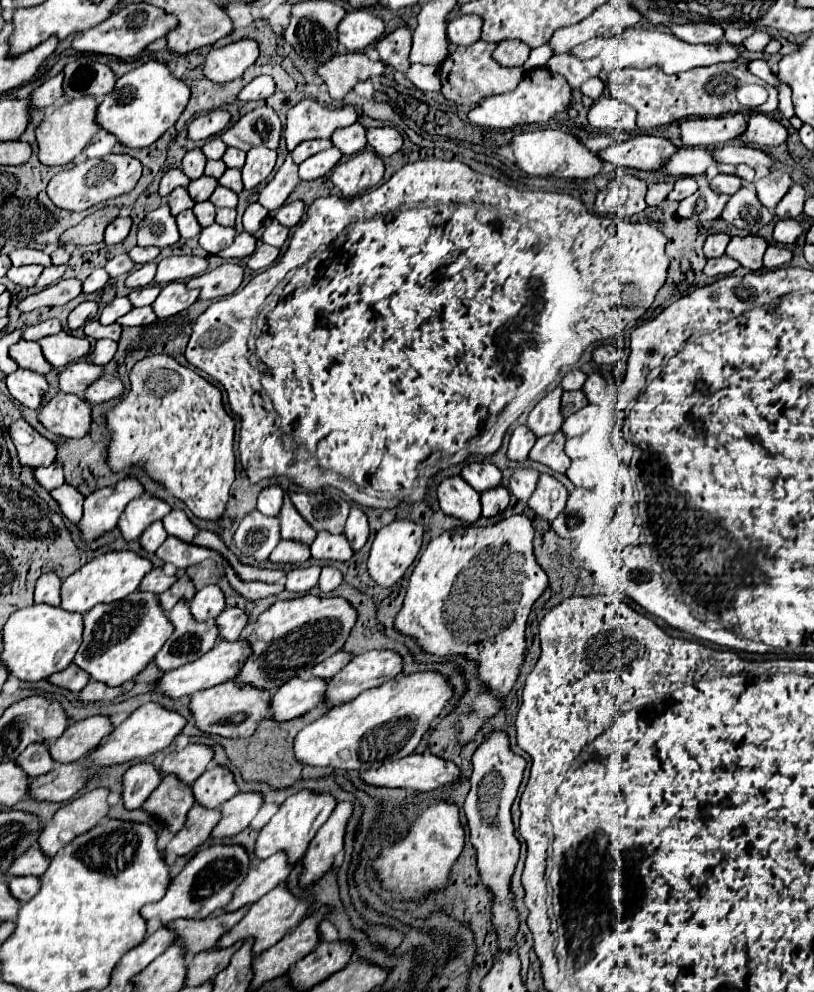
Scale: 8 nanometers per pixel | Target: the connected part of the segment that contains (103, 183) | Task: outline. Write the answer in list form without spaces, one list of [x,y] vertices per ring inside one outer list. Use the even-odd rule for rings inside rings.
[[[108,154],[102,160],[86,160],[82,164],[76,164],[68,170],[58,172],[50,180],[46,192],[56,206],[80,212],[80,210],[92,208],[100,202],[106,202],[110,198],[130,192],[136,186],[136,182],[140,180],[140,174],[142,174],[142,164],[136,158],[132,158],[130,154]]]

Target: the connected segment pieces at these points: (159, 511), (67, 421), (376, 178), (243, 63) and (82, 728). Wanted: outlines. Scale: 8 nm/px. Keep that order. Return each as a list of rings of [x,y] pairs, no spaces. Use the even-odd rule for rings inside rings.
[[[146,492],[126,506],[124,514],[120,516],[118,528],[126,540],[134,540],[140,538],[140,532],[144,532],[148,524],[152,524],[154,520],[162,520],[168,512],[170,506],[164,500]]]
[[[56,394],[42,404],[40,422],[54,434],[66,438],[80,438],[90,432],[92,406],[76,394]]]
[[[358,152],[350,160],[340,162],[332,170],[332,182],[342,190],[344,198],[354,198],[374,188],[384,176],[384,162],[374,152]]]
[[[238,40],[224,48],[214,48],[206,56],[204,62],[204,74],[206,78],[224,84],[234,78],[240,78],[248,66],[256,62],[260,56],[258,44],[254,40]]]
[[[90,716],[84,720],[74,722],[66,728],[66,732],[50,744],[52,758],[58,762],[74,762],[82,756],[88,756],[104,736],[108,736],[114,730],[114,724],[110,716]]]

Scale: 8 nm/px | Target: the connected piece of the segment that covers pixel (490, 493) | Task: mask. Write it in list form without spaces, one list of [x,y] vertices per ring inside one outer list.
[[[496,486],[482,492],[482,516],[496,516],[510,502],[510,492],[504,486]]]

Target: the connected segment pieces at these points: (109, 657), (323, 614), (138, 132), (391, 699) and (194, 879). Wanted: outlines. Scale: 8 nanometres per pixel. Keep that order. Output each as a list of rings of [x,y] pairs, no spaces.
[[[136,590],[124,600],[98,604],[84,614],[84,642],[76,652],[74,662],[86,670],[92,680],[118,686],[140,674],[160,652],[172,632],[174,626],[160,606],[158,594]]]
[[[304,594],[292,600],[278,600],[260,614],[252,632],[246,636],[252,644],[252,656],[246,660],[236,680],[276,692],[284,682],[304,674],[320,660],[338,652],[354,628],[356,616],[356,608],[352,608],[352,604],[344,598]]]
[[[150,60],[116,80],[114,92],[104,96],[98,104],[96,122],[114,134],[118,142],[130,148],[146,148],[176,124],[188,100],[190,86],[186,86],[182,78],[176,78],[164,62]]]
[[[424,670],[402,674],[396,680],[358,694],[354,700],[332,708],[308,724],[294,740],[294,754],[300,762],[312,766],[360,772],[380,768],[388,760],[400,760],[412,754],[452,696],[454,688],[442,672]]]
[[[214,844],[192,856],[184,870],[172,880],[166,896],[160,902],[148,904],[142,908],[146,920],[158,918],[162,924],[168,924],[176,918],[206,918],[220,912],[232,900],[236,888],[248,876],[252,858],[242,844]]]

